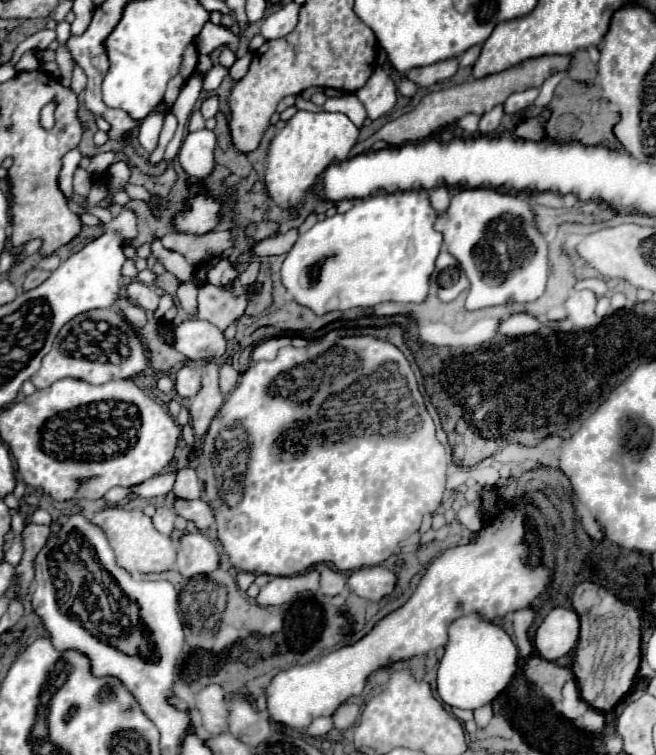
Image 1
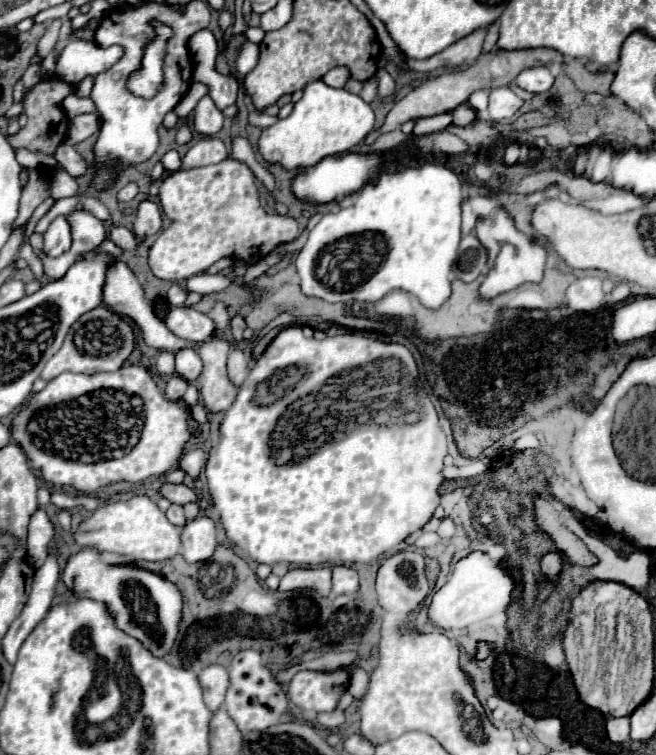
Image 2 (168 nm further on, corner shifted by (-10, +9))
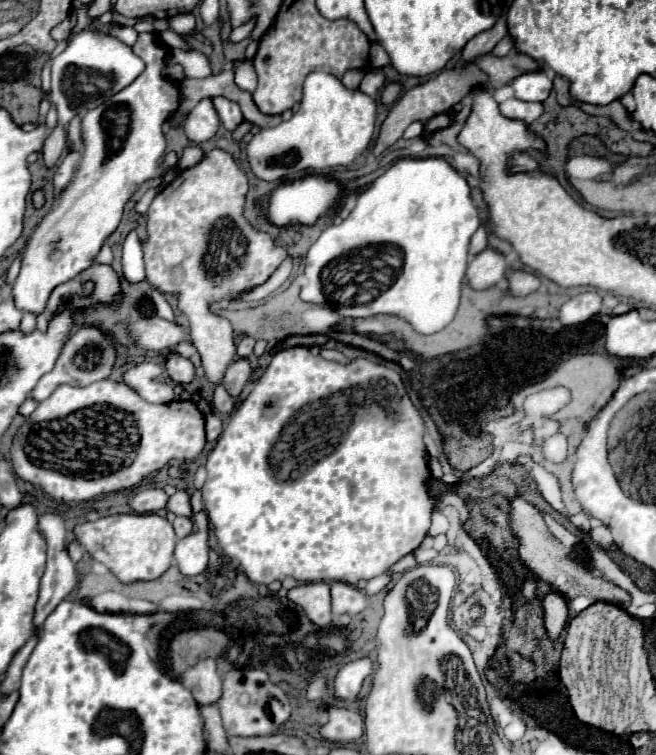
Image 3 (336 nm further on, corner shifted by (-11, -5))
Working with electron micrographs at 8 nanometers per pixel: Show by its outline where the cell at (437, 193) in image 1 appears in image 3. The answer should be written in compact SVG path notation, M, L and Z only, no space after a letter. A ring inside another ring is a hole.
M481 226L473 236L471 236L471 246L469 246L469 254L475 256L477 252L481 252L487 246L487 230Z

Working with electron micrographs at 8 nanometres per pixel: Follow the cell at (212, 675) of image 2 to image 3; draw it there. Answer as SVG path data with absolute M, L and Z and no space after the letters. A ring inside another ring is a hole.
M201 660L199 666L185 672L183 684L193 692L201 706L217 704L221 698L221 678L215 670L215 660Z

